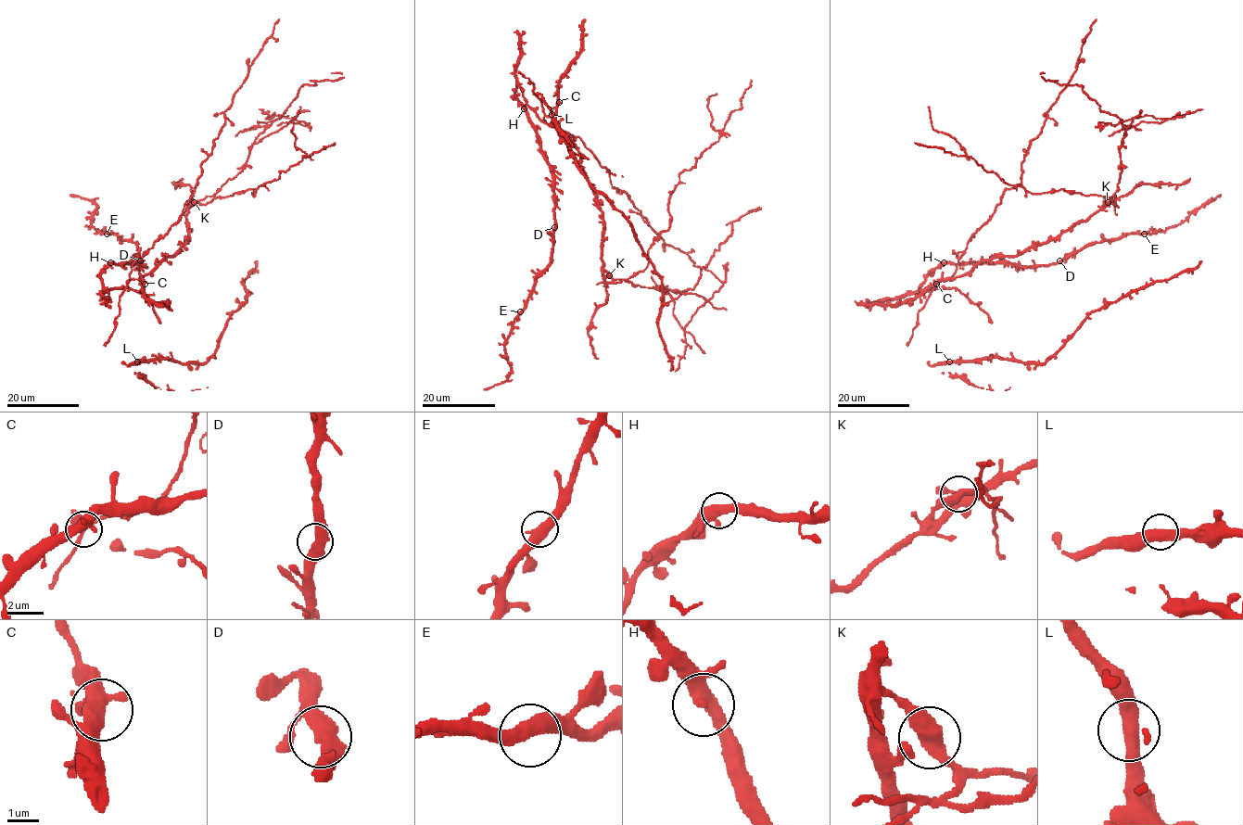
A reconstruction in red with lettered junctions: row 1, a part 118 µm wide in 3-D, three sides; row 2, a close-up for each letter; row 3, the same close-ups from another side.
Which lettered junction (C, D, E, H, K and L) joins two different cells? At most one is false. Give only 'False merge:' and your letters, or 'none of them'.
False merge: K

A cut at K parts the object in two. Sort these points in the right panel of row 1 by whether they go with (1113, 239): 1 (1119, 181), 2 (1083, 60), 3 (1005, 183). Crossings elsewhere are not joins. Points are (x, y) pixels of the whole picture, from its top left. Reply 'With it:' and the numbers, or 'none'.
With it: 2

